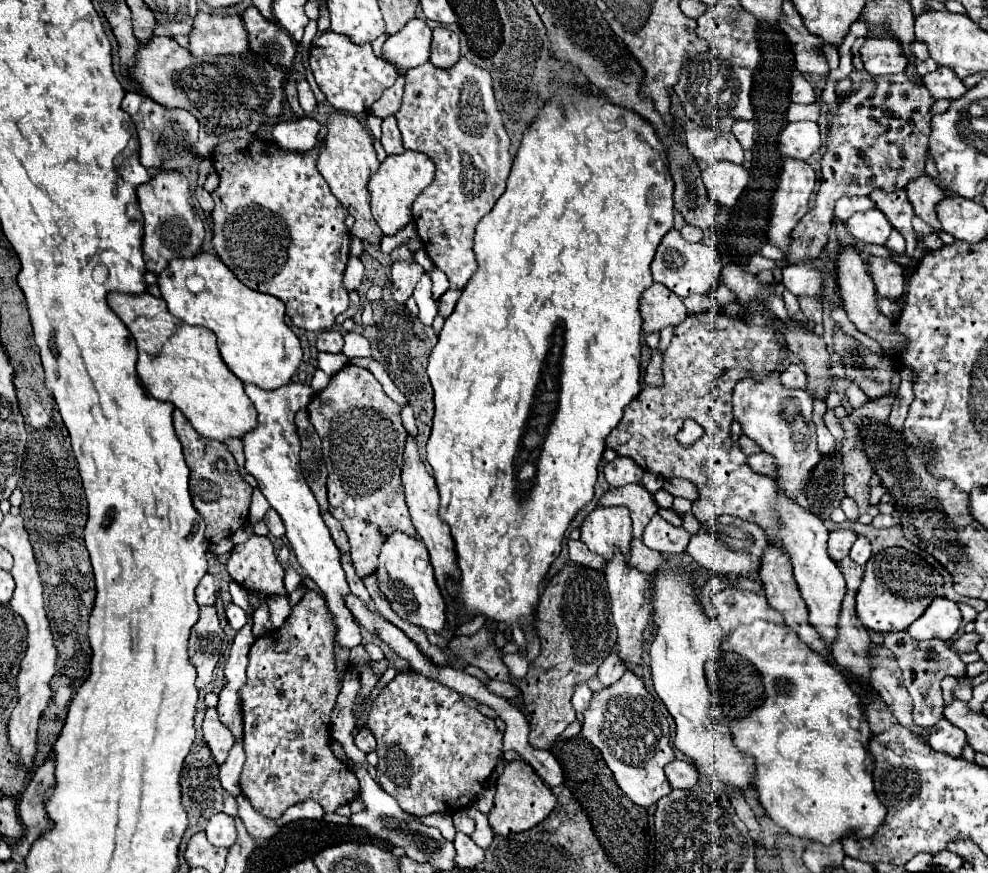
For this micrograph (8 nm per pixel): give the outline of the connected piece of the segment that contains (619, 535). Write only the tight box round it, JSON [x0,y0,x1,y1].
[580,506,632,560]

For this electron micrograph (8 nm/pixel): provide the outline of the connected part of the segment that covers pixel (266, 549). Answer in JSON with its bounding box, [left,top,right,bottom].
[226,535,286,598]

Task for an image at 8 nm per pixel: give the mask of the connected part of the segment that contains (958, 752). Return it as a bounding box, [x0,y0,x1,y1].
[930,718,966,758]

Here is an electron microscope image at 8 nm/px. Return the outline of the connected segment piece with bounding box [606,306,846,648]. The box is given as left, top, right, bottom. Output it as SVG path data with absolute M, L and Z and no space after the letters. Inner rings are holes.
M718 306L690 314L674 328L672 342L664 352L664 386L642 388L626 406L622 422L608 434L606 446L618 456L632 458L648 472L694 482L700 498L692 504L692 514L698 522L704 524L722 514L732 514L762 526L770 542L780 540L790 554L794 578L808 606L808 622L830 648L838 636L838 614L846 594L846 580L838 564L828 556L828 530L818 516L804 512L794 500L782 498L774 478L754 474L746 464L746 454L730 438L734 386L742 378L766 378L770 370L782 374L788 366L788 356L790 350L778 346L778 338L774 338L774 330L768 326L752 326L744 320L726 318ZM686 418L696 420L704 434L692 446L682 448L674 436Z

